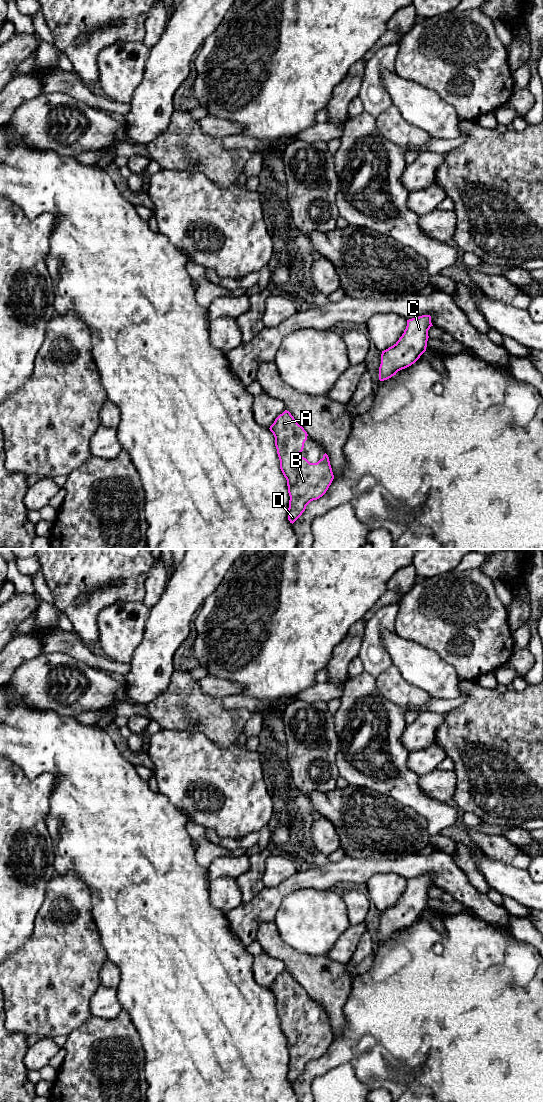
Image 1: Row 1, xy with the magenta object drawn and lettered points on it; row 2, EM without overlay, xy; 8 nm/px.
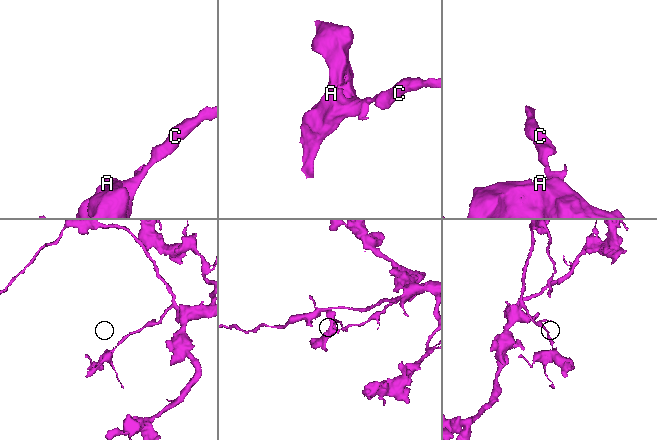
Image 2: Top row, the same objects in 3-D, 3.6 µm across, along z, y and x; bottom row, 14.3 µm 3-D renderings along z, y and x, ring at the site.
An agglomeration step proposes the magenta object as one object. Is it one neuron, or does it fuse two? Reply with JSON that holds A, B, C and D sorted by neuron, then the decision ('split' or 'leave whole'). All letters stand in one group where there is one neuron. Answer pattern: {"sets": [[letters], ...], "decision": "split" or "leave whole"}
{"sets": [["A", "B", "C", "D"]], "decision": "leave whole"}

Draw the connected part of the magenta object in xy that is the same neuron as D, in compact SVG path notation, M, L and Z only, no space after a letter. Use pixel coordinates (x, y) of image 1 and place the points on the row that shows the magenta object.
M285 410L280 414L269 429L275 437L280 469L287 480L288 493L290 496L288 520L293 524L302 515L306 506L311 501L319 499L326 493L334 479L334 475L329 457L326 453L317 463L310 463L306 458L300 455L308 434L304 428L295 421L289 411Z

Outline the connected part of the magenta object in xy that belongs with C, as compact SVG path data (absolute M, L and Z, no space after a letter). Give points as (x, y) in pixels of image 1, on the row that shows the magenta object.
M430 315L407 320L407 326L399 340L382 351L379 380L384 381L402 369L414 364L426 351L428 330L433 326Z

